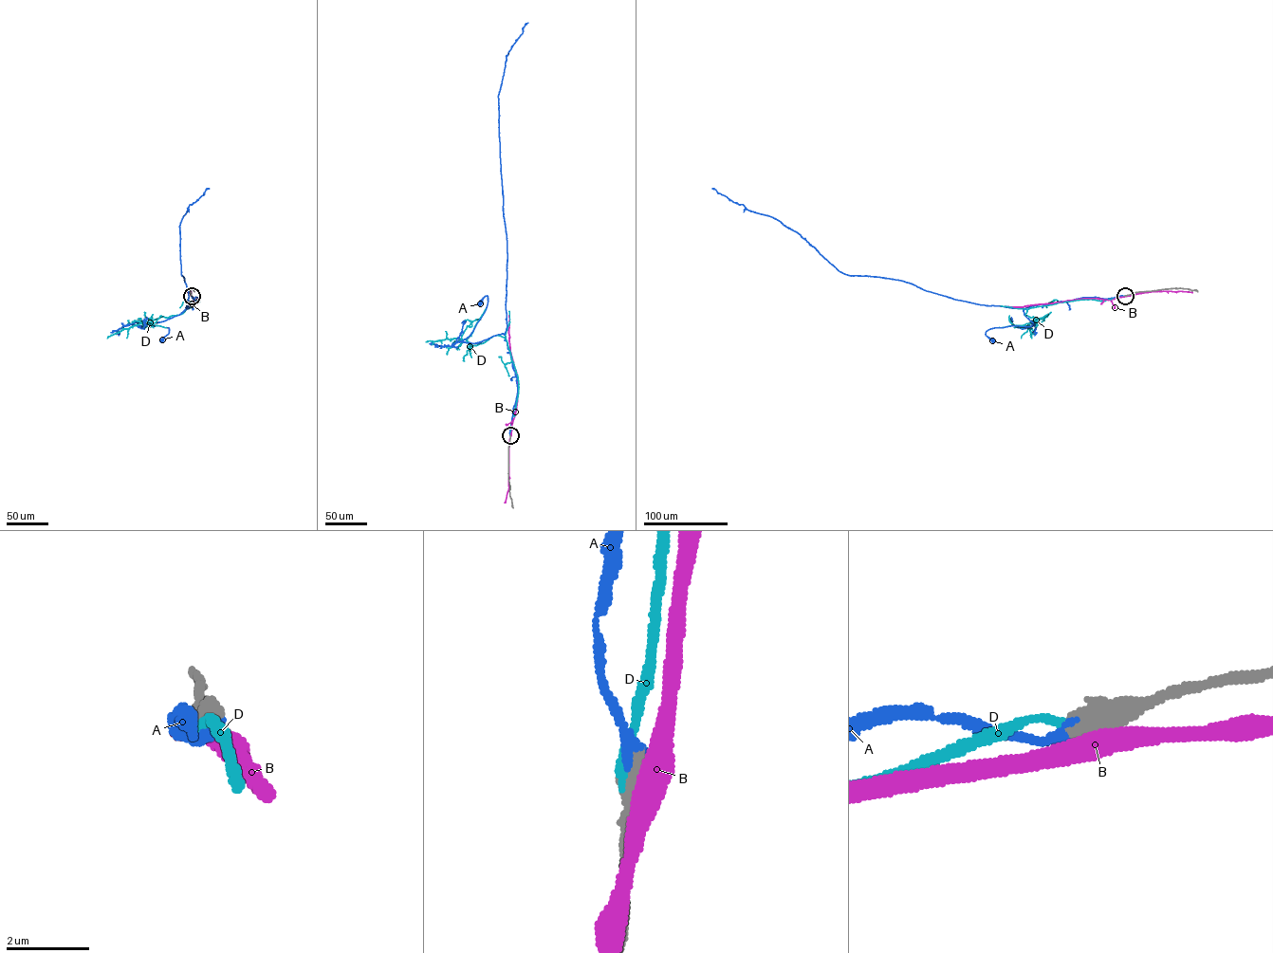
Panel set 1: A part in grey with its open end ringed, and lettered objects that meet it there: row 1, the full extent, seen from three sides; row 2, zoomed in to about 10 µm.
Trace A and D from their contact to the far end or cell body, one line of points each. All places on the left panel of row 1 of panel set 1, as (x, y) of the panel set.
A: (192, 296), (198, 297), (198, 301), (179, 314), (143, 326), (168, 327), (161, 340)
D: (192, 296), (200, 301), (182, 313), (133, 325), (107, 338)

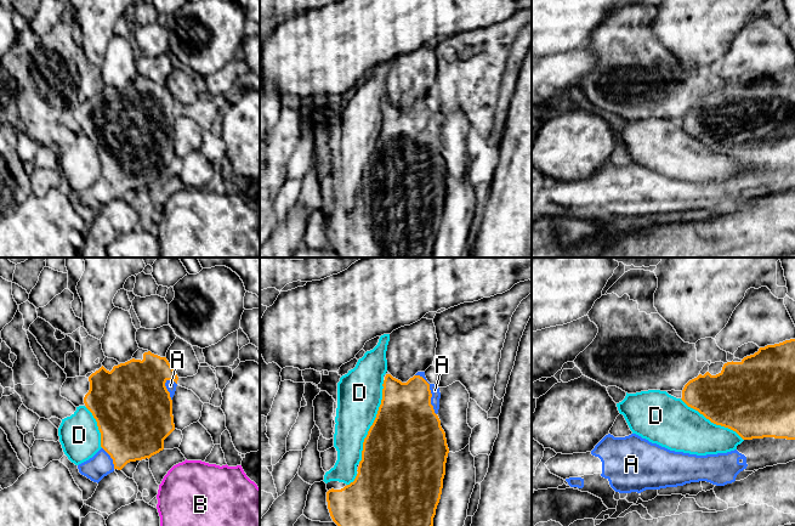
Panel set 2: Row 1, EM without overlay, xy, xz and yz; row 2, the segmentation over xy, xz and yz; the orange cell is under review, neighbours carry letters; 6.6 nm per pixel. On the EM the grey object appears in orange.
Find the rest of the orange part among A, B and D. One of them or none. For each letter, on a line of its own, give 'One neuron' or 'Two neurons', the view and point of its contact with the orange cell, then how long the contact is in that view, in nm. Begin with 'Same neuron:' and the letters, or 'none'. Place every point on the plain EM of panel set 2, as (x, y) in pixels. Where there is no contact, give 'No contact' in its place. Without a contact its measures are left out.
Same neuron: A
A: One neuron. Touches orange at xz (430, 120). Shared border 300 nm
B: Two neurons. No contact
D: Two neurons. Touches orange at xz (374, 150). Shared border 600 nm

